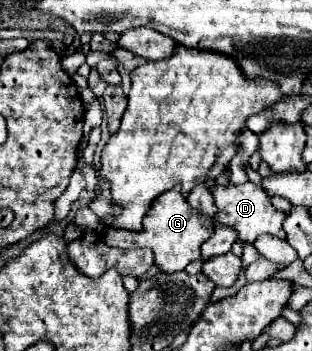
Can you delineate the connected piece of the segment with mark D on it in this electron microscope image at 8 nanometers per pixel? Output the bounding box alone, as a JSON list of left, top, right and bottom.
[212,182,284,242]

